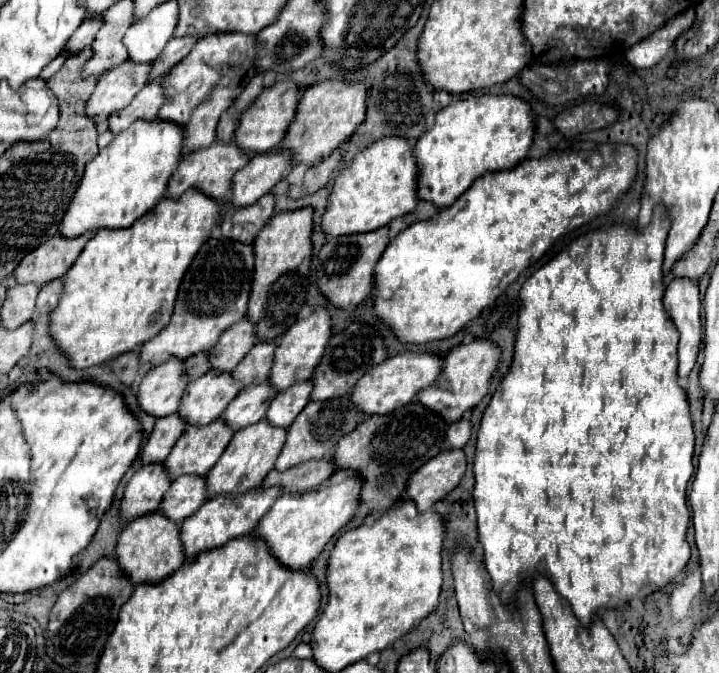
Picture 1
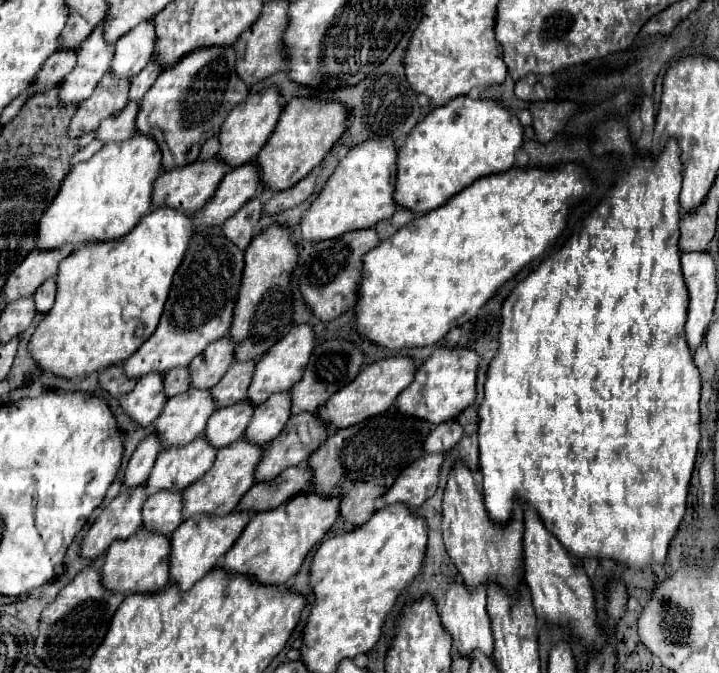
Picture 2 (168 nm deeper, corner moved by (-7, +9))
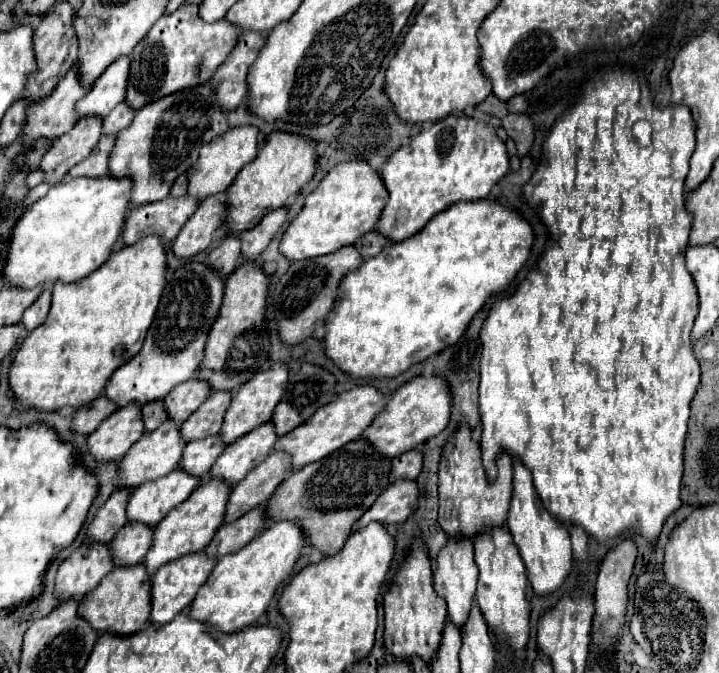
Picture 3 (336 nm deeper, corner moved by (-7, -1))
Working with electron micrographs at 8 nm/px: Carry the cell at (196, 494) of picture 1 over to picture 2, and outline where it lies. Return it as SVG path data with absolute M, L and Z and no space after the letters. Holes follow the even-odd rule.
M157 492L143 506L143 528L169 536L181 524L181 492Z

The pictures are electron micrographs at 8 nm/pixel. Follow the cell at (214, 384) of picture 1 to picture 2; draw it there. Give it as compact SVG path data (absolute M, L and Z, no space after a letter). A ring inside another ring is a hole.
M193 390L169 398L165 410L157 416L153 434L159 438L163 448L183 446L195 440L215 412L215 402L209 390Z

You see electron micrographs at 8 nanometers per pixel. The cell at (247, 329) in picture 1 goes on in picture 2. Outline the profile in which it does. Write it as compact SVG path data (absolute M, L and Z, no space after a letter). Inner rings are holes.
M229 336L213 342L189 364L191 388L211 390L223 378L223 374L233 362L235 362L235 346L229 340Z

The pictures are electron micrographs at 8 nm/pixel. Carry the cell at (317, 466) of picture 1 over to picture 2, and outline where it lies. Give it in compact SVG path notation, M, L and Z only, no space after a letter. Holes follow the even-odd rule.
M303 464L303 466L293 466L283 470L271 482L253 484L235 510L253 510L253 512L273 510L281 502L299 494L301 490L307 490L307 486L311 484L311 474L313 472Z

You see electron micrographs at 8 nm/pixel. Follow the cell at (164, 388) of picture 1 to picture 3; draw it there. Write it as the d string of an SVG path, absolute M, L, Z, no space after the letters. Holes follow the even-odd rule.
M131 402L115 410L93 434L89 434L89 452L99 460L119 460L143 436L143 432L141 404Z

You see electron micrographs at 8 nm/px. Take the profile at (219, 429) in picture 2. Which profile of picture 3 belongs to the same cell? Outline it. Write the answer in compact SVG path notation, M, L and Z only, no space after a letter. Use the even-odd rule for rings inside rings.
M207 436L201 440L193 440L185 446L185 456L181 458L179 468L183 468L189 474L195 474L197 478L207 478L211 466L215 460L223 454L227 444L221 440L221 436Z

